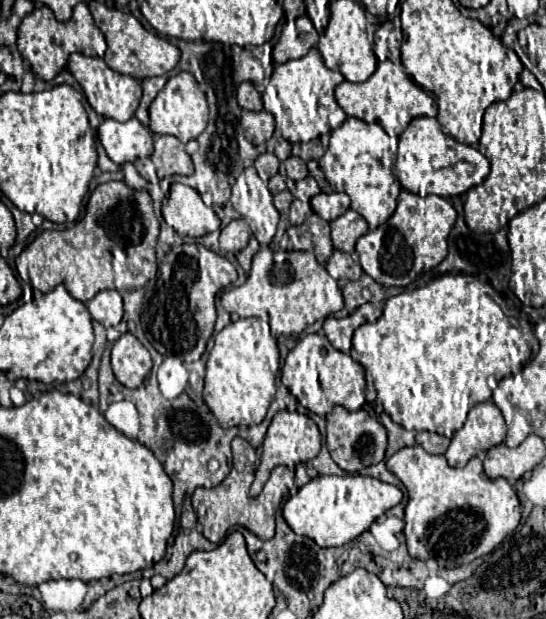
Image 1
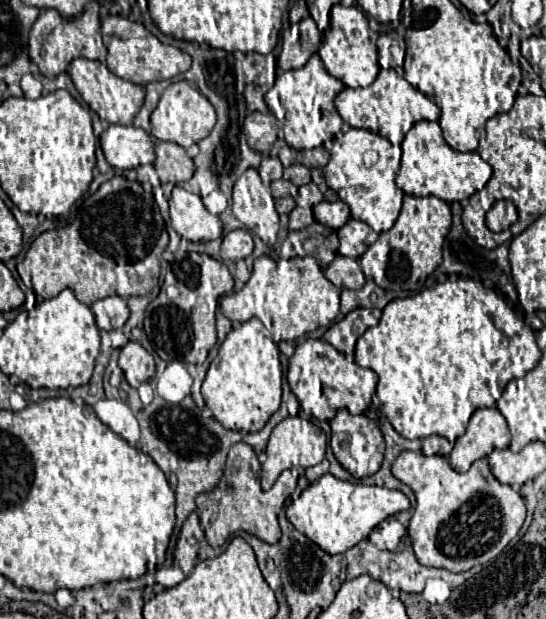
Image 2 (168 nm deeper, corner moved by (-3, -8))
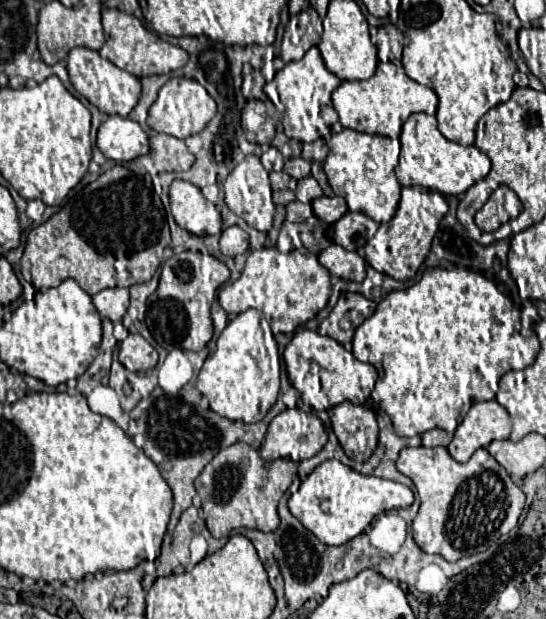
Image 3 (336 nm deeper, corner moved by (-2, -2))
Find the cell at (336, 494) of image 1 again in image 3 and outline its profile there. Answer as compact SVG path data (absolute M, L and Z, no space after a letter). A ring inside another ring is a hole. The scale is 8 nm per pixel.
M328 459L302 481L296 495L290 497L288 507L290 513L300 519L300 523L322 543L344 545L346 541L360 535L378 513L404 509L412 503L414 495L406 485L374 475L362 475L338 459Z

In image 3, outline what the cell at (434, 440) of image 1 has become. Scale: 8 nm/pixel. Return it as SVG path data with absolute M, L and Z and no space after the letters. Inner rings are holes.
M430 429L421 435L421 443L424 447L434 447L434 445L448 445L452 441L453 434L440 429Z

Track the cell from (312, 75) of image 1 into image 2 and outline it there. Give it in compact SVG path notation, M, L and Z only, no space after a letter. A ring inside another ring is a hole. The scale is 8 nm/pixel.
M313 55L301 69L285 71L281 77L277 77L274 86L265 95L265 102L281 122L282 137L289 147L313 149L327 139L333 139L341 131L343 119L333 105L333 99L341 89L345 89L345 85L325 71L319 55Z

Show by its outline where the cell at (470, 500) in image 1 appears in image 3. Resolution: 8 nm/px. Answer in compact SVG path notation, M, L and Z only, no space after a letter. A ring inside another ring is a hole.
M406 447L400 451L396 467L400 473L410 477L418 489L422 505L412 523L412 535L426 553L442 555L446 561L458 561L460 557L484 551L500 535L512 531L518 525L518 517L524 509L524 493L518 485L514 485L506 469L498 465L498 461L486 449L478 449L466 463L458 463L450 457L446 447Z

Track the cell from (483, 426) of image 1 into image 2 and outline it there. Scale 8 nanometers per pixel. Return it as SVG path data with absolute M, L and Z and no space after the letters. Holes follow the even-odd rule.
M497 407L479 409L473 413L465 435L461 435L449 455L449 463L455 471L465 473L471 463L487 457L495 449L507 449L511 441L507 421Z

